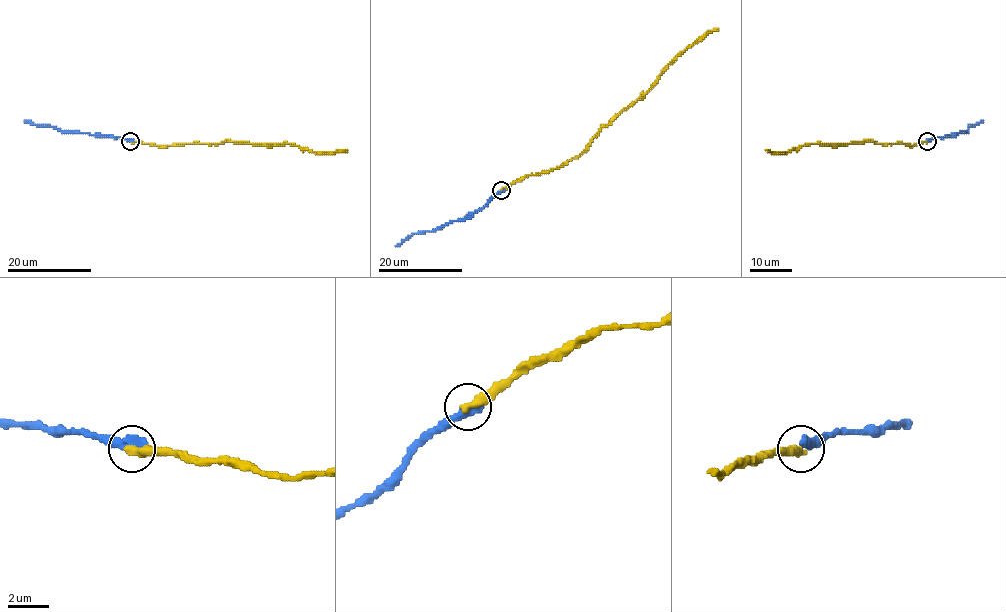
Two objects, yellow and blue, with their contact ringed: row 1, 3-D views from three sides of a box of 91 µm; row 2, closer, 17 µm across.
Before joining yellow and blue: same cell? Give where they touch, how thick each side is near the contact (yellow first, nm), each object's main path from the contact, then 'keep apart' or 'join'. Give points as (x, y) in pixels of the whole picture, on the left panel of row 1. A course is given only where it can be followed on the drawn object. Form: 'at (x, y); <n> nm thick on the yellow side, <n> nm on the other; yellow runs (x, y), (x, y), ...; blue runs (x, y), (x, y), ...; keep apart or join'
at (130, 141); 480 nm thick on the yellow side, 550 nm on the other; yellow runs (131, 141), (158, 147), (226, 141), (295, 144), (315, 152), (346, 150); blue runs (131, 141), (24, 122); join

